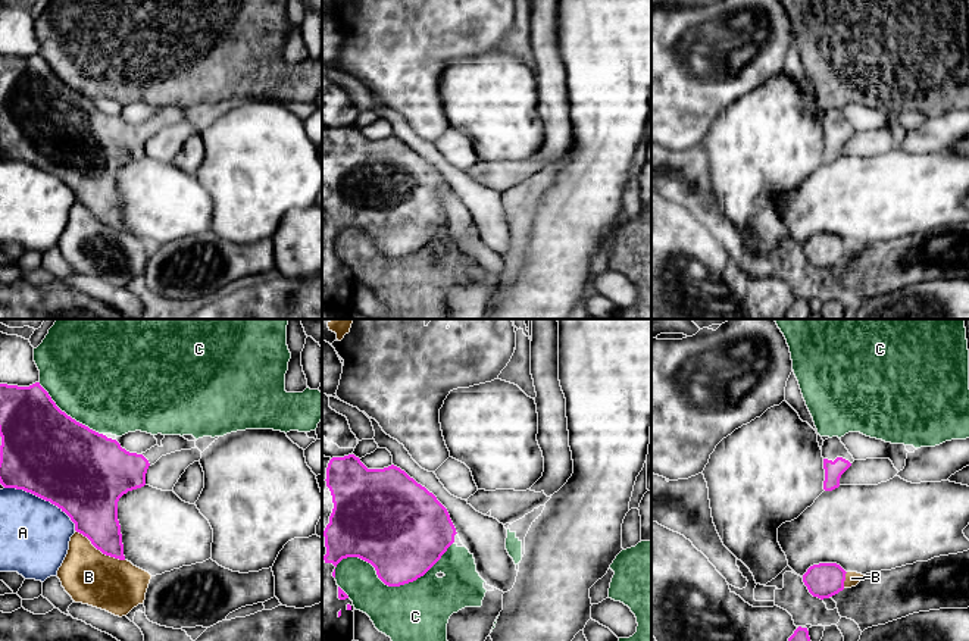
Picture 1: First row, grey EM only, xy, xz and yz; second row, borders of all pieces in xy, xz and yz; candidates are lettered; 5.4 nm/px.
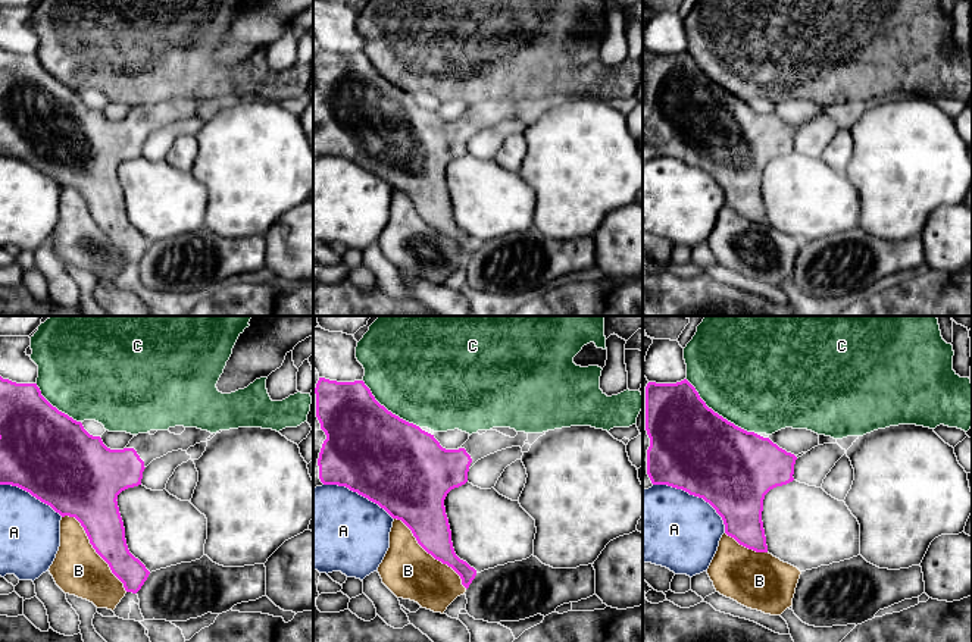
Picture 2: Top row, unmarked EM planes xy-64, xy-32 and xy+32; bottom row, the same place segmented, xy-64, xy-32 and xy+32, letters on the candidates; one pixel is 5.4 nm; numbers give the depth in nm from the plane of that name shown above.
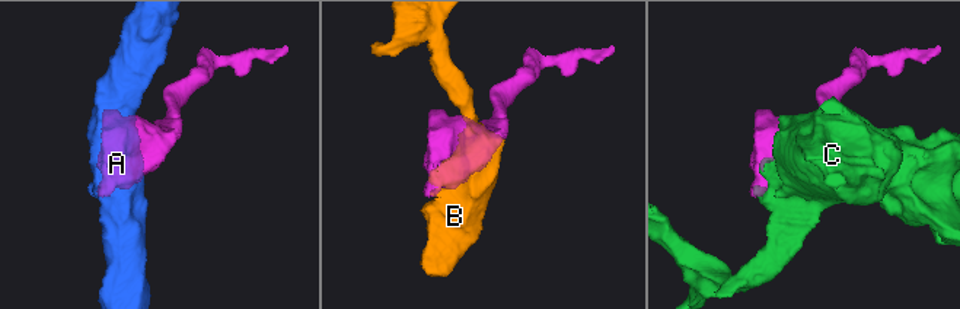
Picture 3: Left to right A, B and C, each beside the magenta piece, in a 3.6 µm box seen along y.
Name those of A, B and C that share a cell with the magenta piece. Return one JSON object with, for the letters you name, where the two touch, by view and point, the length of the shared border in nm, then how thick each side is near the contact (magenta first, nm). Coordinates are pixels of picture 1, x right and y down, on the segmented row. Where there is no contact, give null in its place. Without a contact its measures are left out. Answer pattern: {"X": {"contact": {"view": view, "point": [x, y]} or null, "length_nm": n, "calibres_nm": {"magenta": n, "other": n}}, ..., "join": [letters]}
{"join": []}

